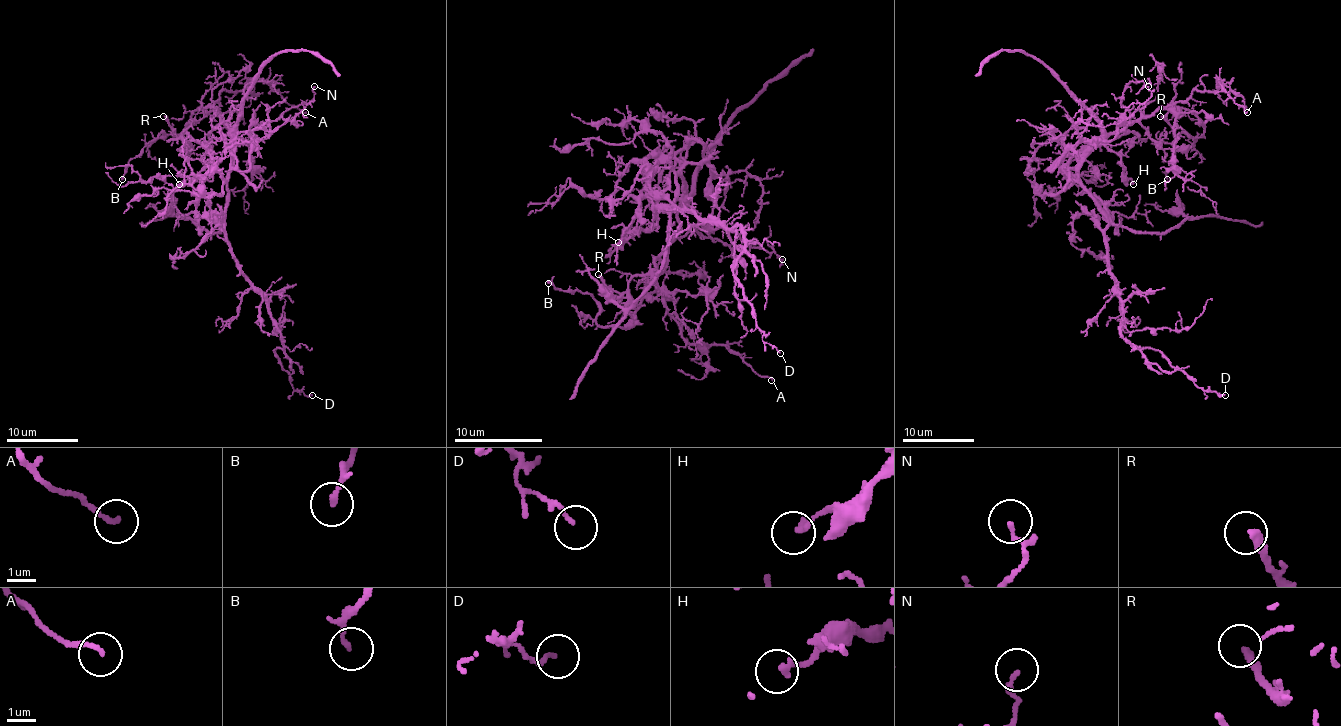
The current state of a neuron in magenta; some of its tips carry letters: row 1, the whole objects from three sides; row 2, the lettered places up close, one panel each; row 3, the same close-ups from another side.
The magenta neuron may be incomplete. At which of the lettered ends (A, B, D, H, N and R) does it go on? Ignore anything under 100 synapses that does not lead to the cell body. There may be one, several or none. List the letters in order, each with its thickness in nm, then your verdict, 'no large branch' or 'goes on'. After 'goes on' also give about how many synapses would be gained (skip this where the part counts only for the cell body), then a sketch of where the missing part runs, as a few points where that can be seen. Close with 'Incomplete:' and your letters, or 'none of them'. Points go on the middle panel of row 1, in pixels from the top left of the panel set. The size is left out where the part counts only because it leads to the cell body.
A: calibre 160 nm; no large branch
B: calibre 120 nm; no large branch
D: calibre 130 nm; no large branch
H: calibre 220 nm; no large branch
N: calibre 100 nm; no large branch
R: calibre 320 nm; no large branch
Incomplete: none of them

